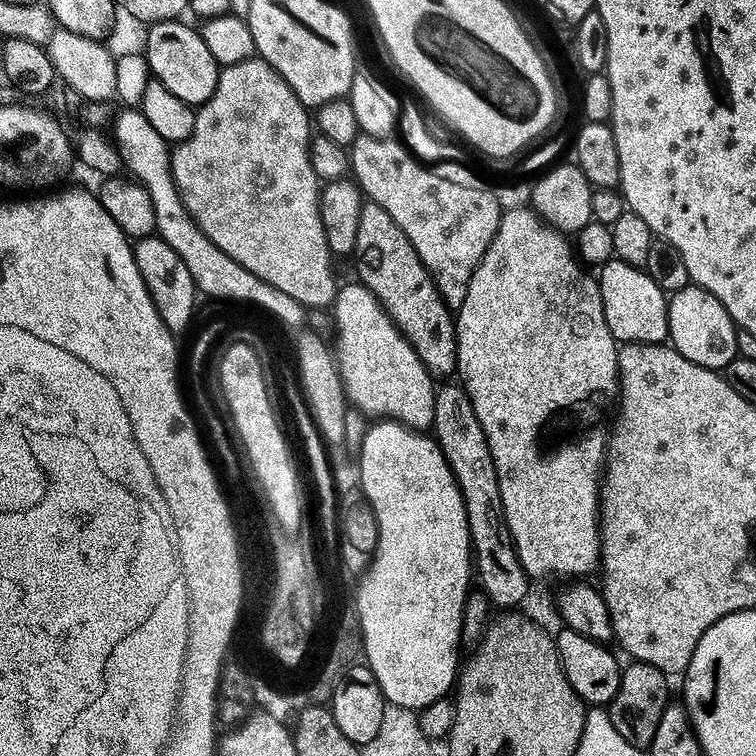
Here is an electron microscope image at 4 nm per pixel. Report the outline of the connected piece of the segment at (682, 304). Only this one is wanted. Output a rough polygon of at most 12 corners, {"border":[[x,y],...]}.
{"border":[[671,293],[668,340],[713,370],[737,357],[736,323],[714,294]]}

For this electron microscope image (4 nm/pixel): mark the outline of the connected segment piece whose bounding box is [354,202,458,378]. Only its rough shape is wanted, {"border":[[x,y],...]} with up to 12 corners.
{"border":[[365,203],[359,283],[436,378],[457,371],[456,321],[410,238]]}

